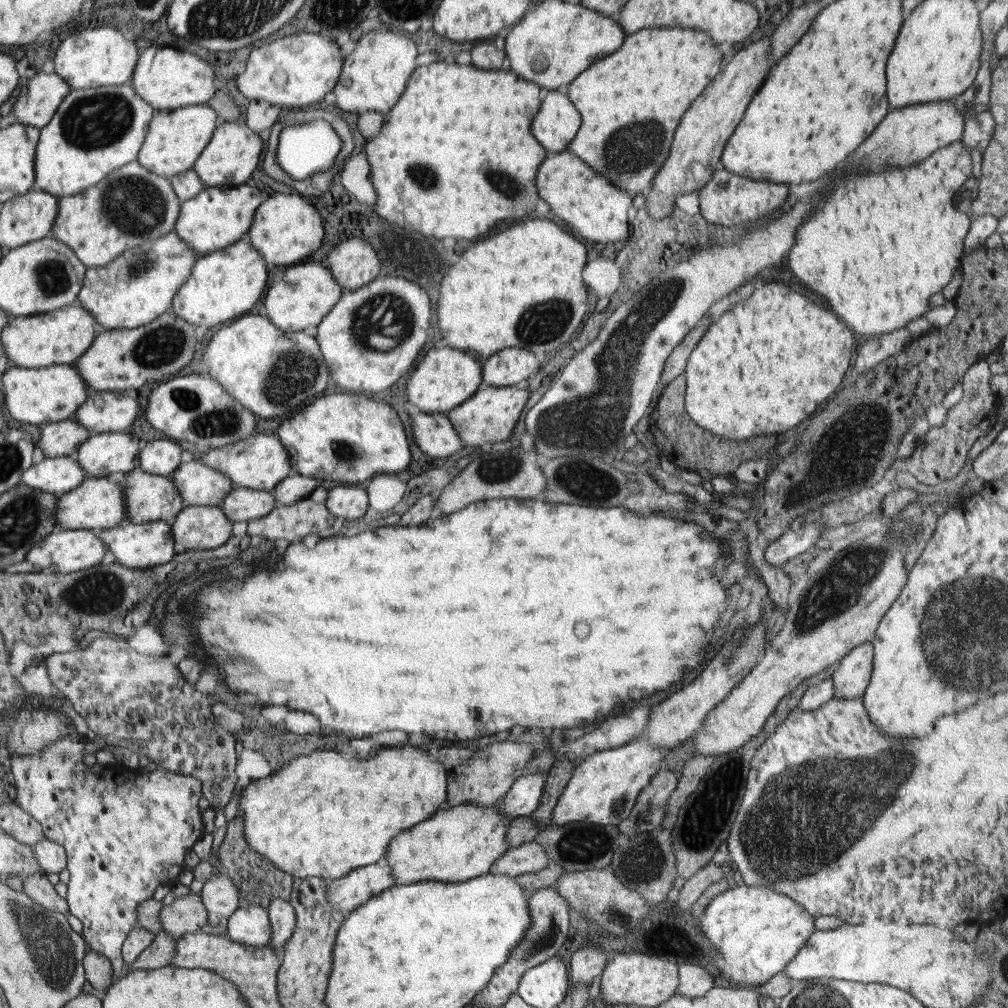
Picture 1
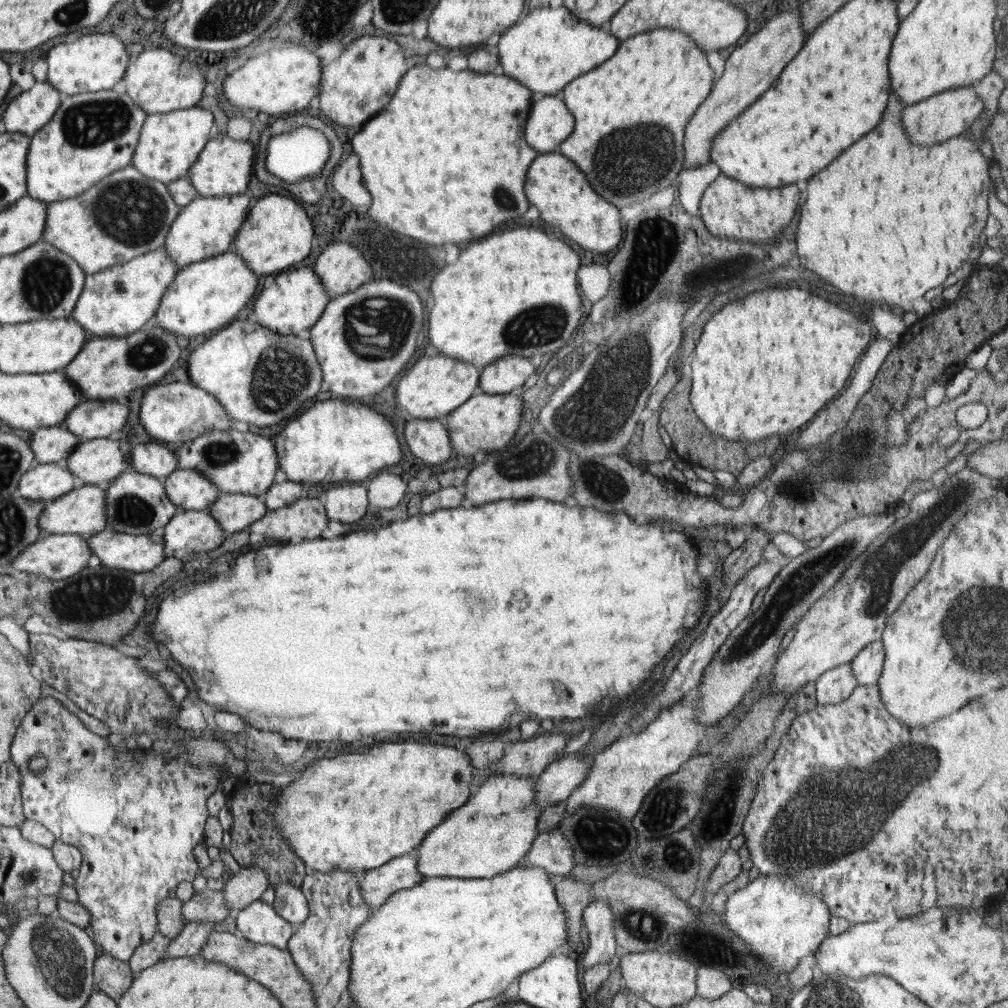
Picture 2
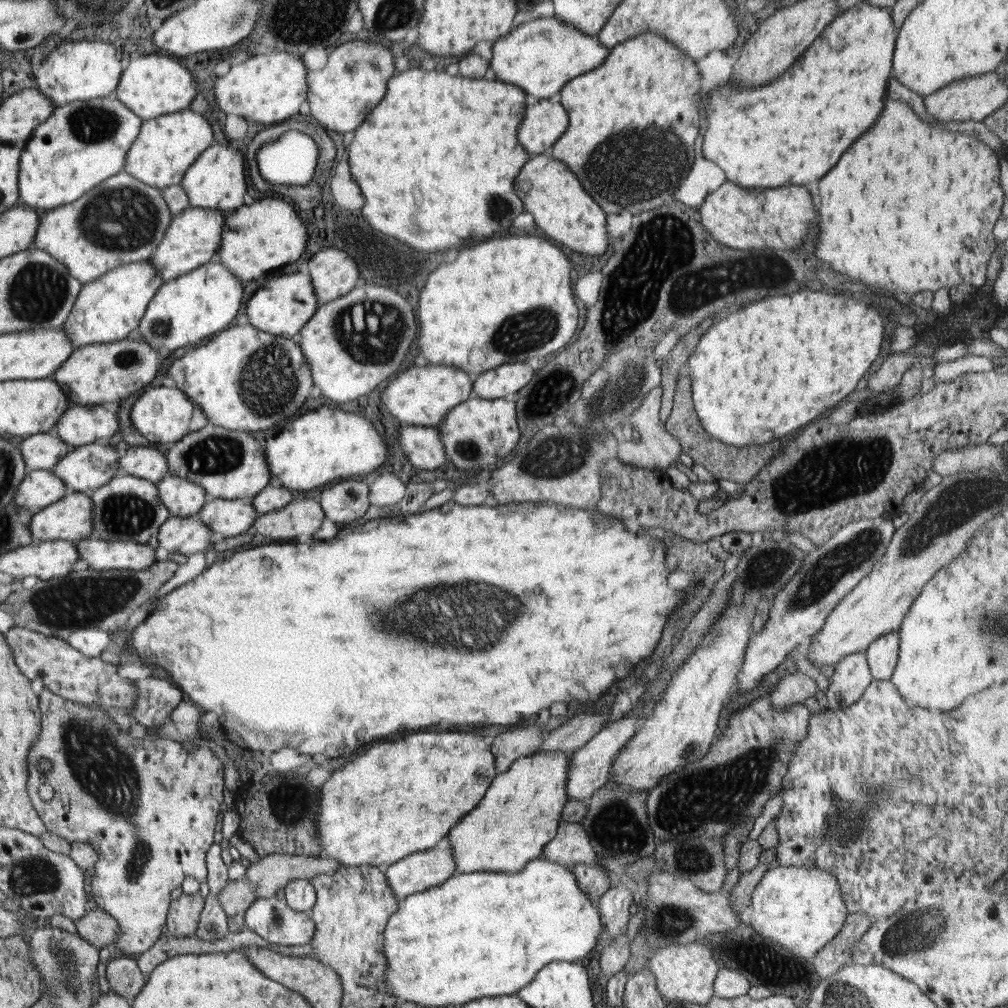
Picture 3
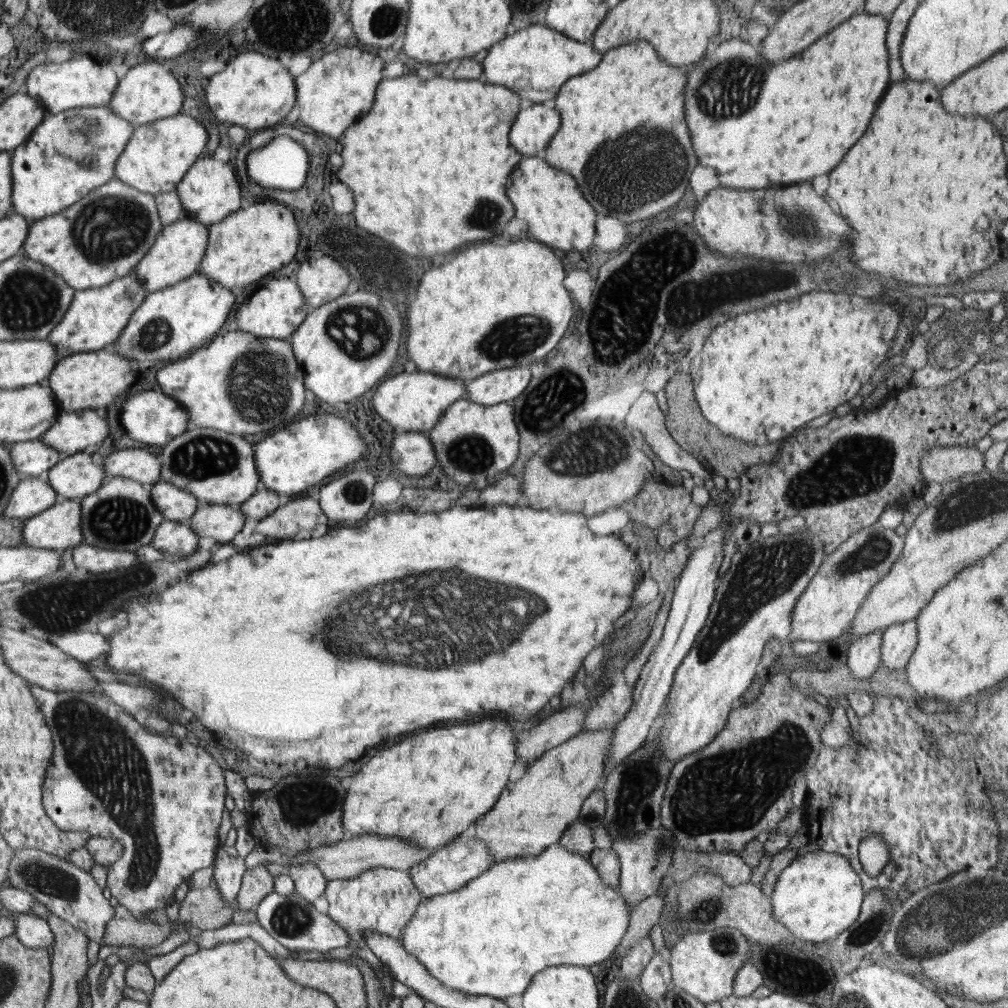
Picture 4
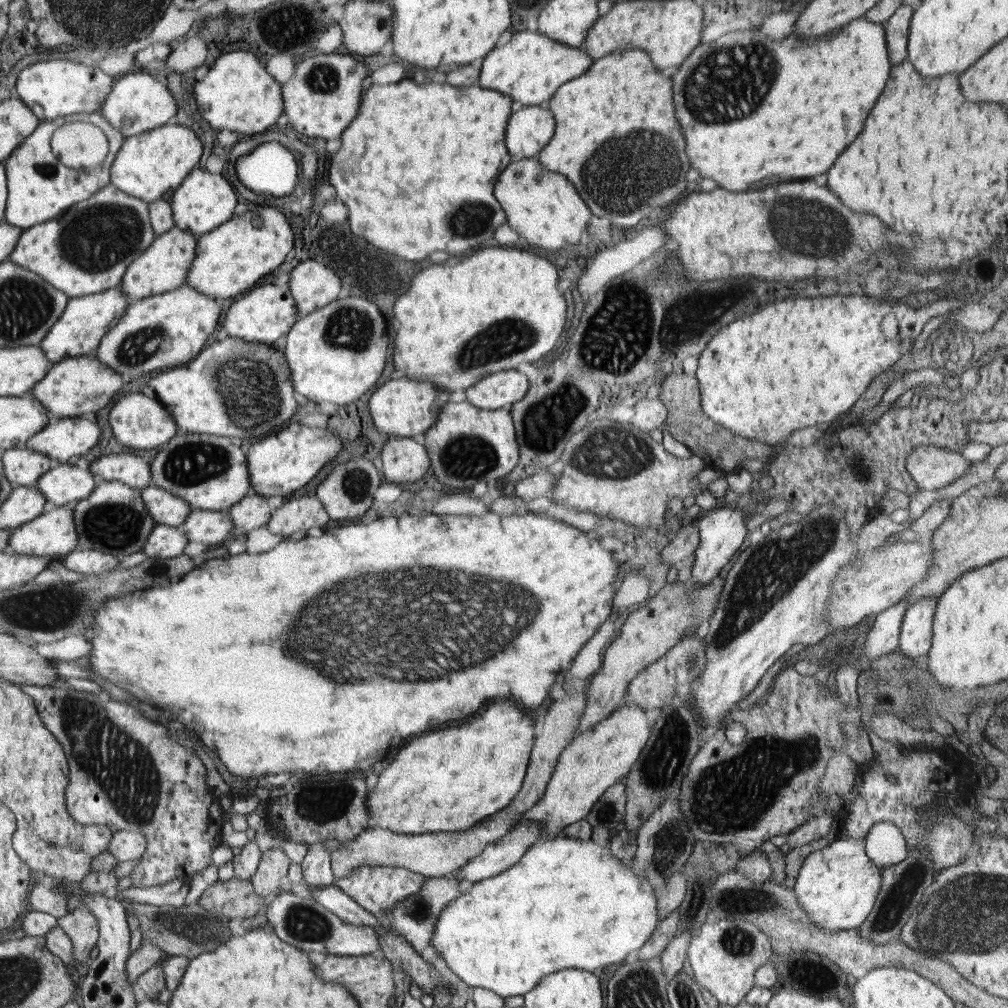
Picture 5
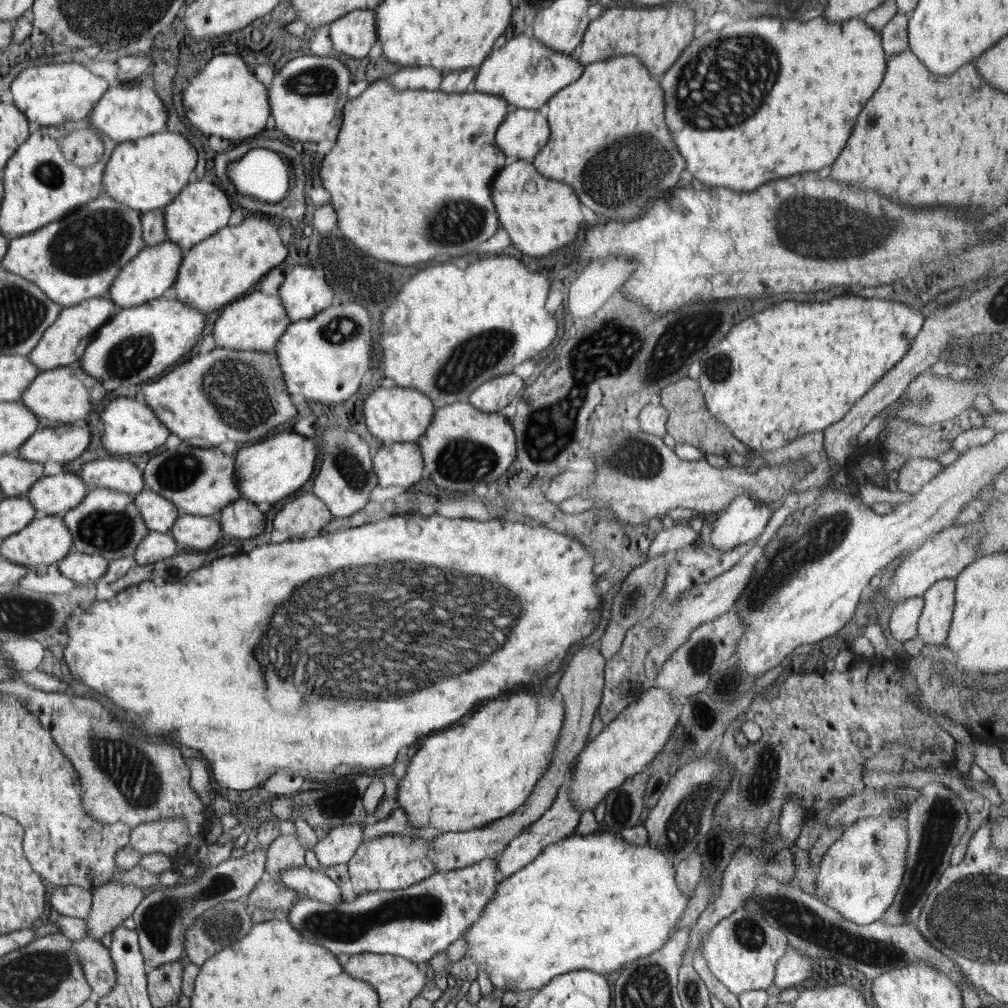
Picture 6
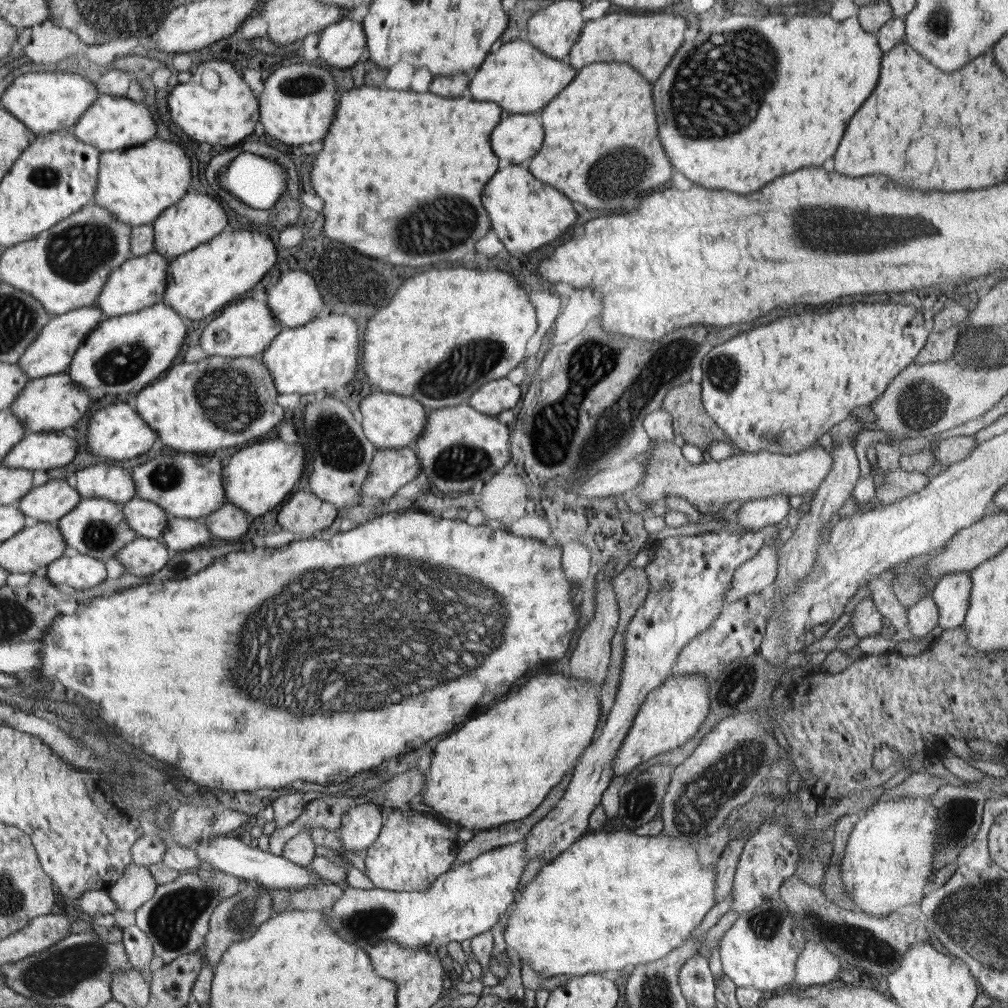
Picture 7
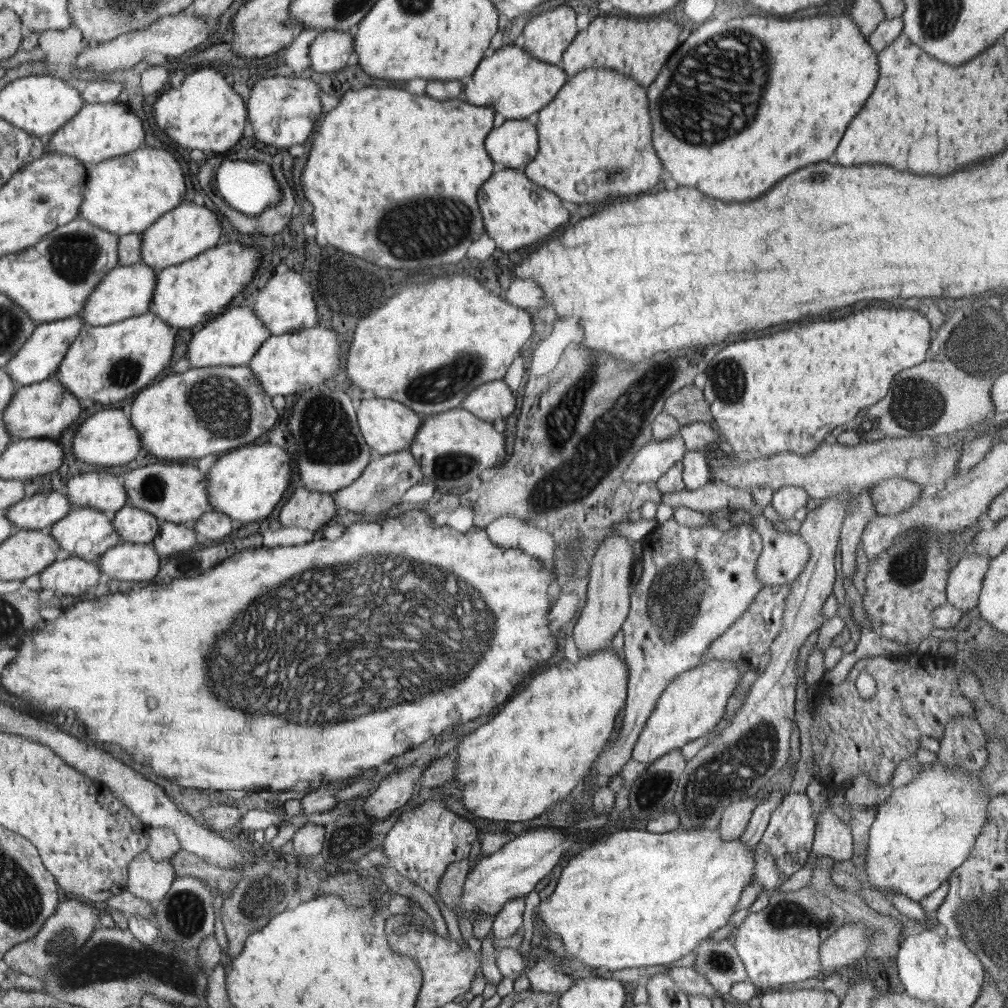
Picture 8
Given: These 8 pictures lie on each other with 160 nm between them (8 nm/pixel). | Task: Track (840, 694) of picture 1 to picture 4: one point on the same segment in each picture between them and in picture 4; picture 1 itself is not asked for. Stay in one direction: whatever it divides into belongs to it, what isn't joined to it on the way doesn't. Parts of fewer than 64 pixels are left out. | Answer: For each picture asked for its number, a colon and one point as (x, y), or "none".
2: (867, 665)
3: (882, 654)
4: (899, 641)

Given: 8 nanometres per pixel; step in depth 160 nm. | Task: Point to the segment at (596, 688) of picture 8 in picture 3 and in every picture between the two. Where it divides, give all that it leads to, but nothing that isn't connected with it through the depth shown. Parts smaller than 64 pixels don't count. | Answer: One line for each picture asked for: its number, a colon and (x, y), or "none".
3: (402, 797)
4: (427, 790)
5: (448, 781)
6: (467, 777)
7: (499, 767)

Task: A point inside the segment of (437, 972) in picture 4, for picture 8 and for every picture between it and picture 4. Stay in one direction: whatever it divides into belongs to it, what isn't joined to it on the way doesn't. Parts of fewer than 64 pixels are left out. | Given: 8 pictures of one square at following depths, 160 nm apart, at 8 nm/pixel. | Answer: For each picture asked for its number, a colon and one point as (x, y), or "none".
5: (567, 904)
6: (595, 902)
7: (610, 901)
8: (634, 898)

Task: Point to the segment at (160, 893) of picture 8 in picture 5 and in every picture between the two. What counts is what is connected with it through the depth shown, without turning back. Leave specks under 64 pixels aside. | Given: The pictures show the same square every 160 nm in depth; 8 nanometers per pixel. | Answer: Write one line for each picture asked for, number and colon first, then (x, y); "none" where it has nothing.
5: (82, 925)
6: (113, 903)
7: (137, 885)

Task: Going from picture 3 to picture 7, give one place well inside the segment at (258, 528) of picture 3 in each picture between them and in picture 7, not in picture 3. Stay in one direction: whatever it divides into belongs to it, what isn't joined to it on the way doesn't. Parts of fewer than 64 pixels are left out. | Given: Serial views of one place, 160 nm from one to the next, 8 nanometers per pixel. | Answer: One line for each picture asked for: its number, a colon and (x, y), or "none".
4: (286, 521)
5: (299, 514)
6: (307, 513)
7: (305, 512)

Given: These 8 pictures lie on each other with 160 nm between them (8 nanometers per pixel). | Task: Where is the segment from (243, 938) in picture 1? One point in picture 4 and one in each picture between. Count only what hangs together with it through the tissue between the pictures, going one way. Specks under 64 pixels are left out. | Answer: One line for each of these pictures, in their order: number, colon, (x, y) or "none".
2: (259, 923)
3: (272, 918)
4: (292, 920)

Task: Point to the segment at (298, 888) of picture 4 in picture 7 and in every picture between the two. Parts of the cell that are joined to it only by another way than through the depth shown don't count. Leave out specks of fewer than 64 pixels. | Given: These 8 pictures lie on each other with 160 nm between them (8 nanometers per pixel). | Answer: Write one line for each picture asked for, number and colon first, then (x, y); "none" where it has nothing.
5: (316, 866)
6: (341, 843)
7: (359, 828)

